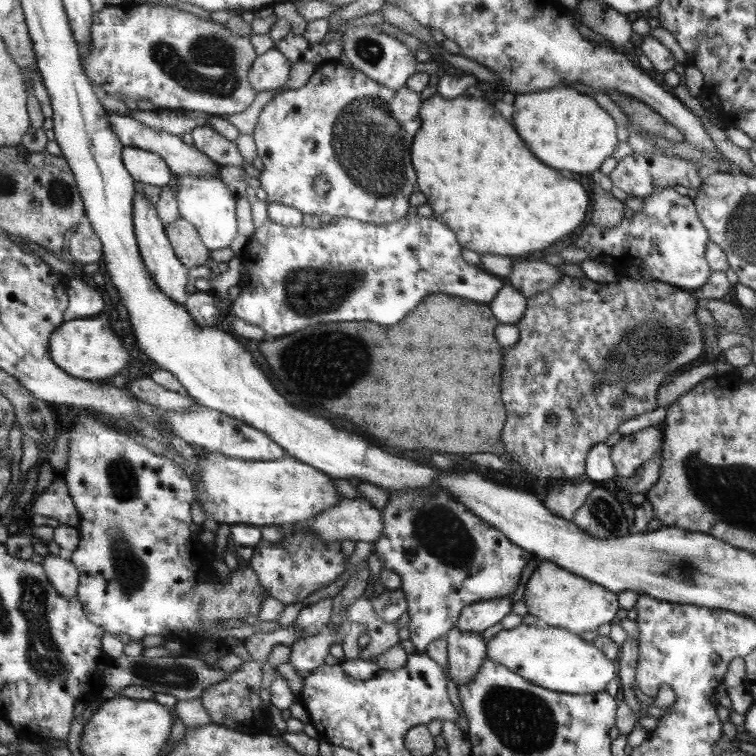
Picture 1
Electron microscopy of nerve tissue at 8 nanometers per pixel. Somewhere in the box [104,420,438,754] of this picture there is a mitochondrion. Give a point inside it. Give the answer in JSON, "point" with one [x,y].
{"point":[179,676]}

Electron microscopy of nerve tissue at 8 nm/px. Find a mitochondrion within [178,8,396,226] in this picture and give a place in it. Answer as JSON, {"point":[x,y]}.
{"point":[370,51]}

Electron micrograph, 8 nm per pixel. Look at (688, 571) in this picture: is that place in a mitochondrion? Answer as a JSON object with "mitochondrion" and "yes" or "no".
{"mitochondrion":"yes"}

